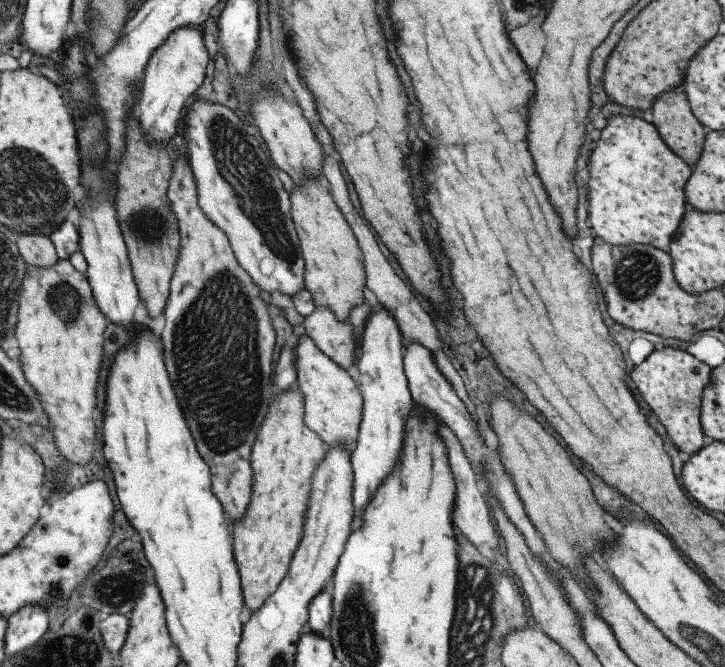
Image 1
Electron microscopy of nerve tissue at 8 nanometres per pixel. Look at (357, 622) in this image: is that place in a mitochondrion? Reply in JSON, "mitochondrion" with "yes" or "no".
{"mitochondrion":"yes"}

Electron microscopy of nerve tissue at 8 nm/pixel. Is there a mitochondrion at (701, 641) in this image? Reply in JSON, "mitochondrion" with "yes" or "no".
{"mitochondrion":"yes"}

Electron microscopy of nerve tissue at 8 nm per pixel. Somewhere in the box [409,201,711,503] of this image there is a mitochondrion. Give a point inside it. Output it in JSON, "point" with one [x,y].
{"point":[637,274]}

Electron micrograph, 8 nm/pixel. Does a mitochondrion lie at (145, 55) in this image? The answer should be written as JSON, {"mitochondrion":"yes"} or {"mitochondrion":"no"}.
{"mitochondrion":"no"}

